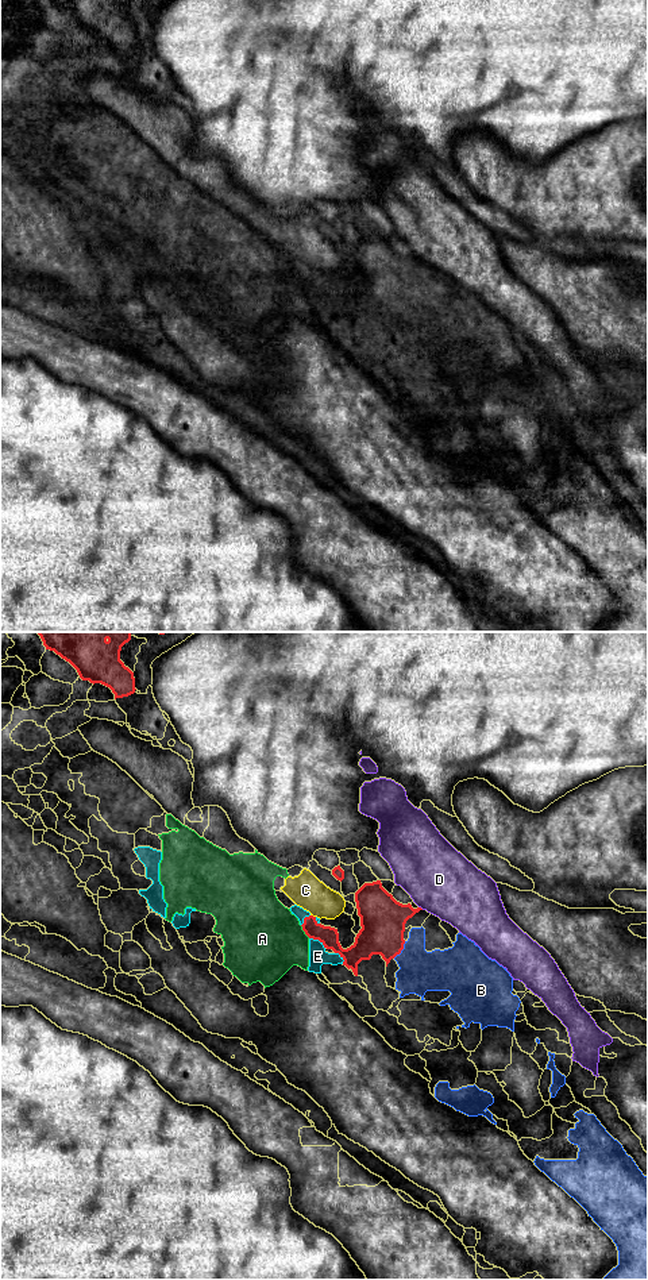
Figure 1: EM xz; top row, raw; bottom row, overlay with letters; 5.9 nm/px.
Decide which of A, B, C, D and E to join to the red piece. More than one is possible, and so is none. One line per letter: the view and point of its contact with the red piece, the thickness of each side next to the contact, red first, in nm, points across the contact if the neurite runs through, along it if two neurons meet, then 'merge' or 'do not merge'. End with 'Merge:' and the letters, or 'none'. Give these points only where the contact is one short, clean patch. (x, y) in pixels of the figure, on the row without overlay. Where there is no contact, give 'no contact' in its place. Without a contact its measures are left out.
A: xz (304, 282) | 110/460 nm | along xz (300, 277), (309, 289) | do not merge
B: xz (401, 301) | 280/260 nm | across xz (382, 270), (382, 282), (401, 301), (420, 323) | merge
C: xz (312, 268) | 110/200 nm | along xz (311, 266), (315, 269) | do not merge
D: xz (420, 259) | 280/400 nm | do not merge
E: xz (317, 290) | 110/110 nm | do not merge
Merge: B

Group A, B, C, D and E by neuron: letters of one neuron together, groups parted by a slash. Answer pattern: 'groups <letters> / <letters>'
groups A E / B / C / D

